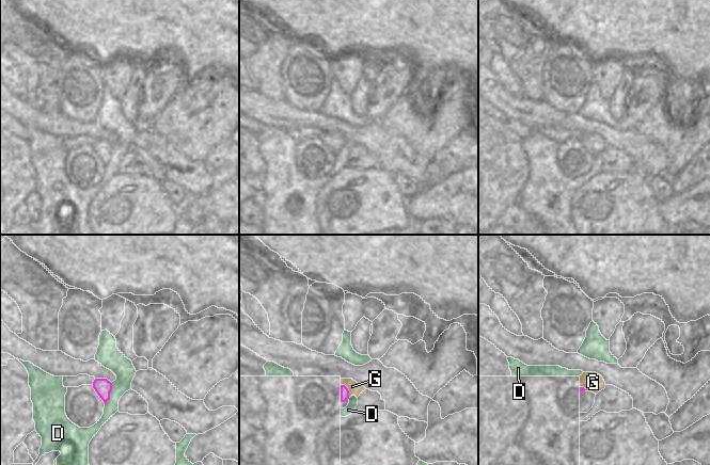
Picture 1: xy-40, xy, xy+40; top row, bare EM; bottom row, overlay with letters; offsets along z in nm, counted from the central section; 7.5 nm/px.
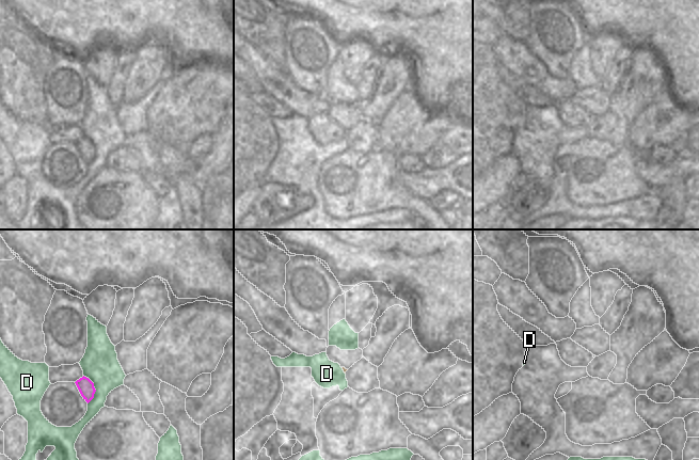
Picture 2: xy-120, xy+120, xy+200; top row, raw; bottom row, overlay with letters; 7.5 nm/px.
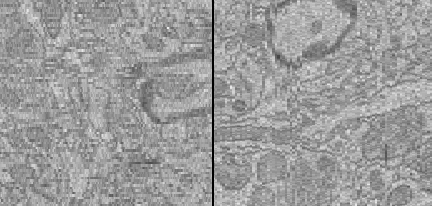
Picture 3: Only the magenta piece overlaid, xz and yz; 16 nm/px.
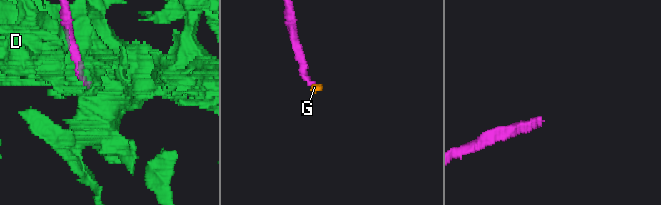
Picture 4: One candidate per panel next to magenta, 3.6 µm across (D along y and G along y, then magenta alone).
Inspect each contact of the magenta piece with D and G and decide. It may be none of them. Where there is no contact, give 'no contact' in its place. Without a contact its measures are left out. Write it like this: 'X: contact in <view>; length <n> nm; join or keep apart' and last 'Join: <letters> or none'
D: contact in xy-40; length 180 nm; keep apart
G: contact in xy; length 120 nm; join
Join: G

